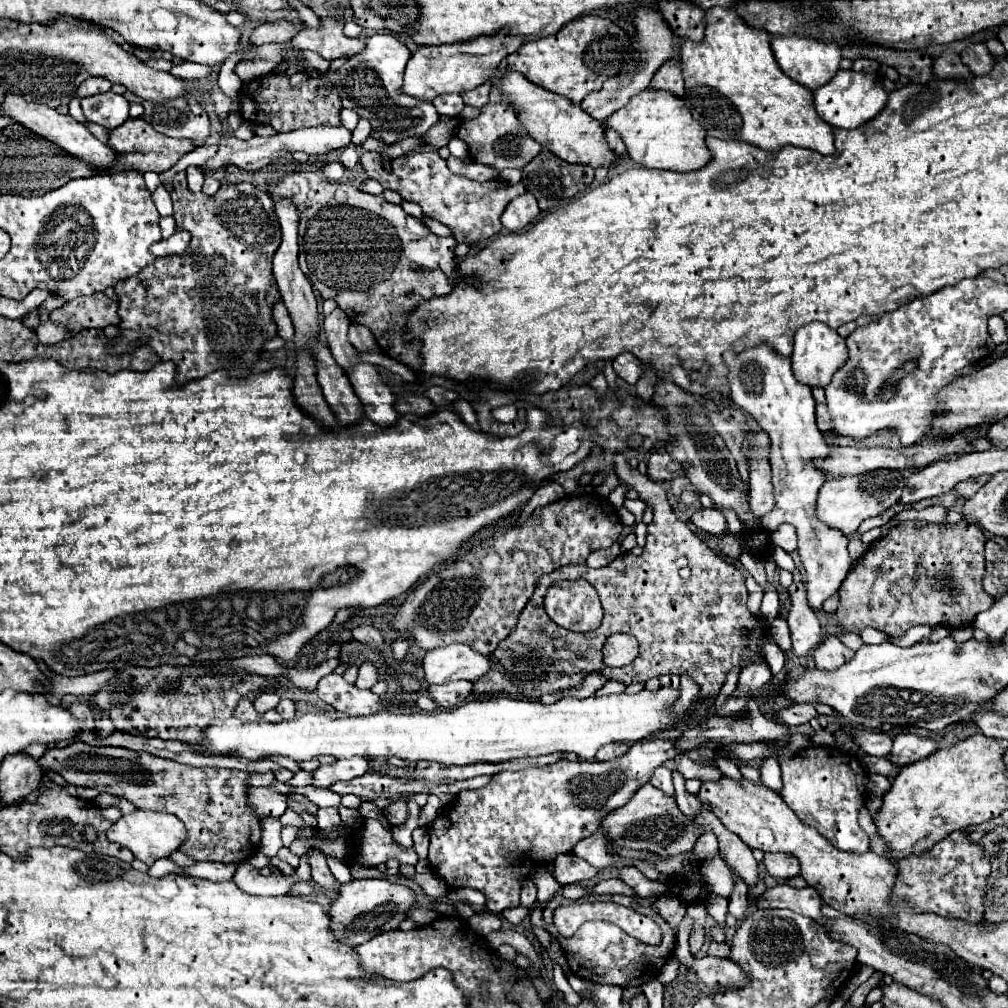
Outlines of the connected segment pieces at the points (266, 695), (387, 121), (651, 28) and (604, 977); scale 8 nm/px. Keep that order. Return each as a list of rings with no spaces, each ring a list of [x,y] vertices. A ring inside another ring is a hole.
[[[262,692],[262,694],[256,698],[254,708],[264,714],[264,712],[268,712],[268,710],[274,710],[280,700],[282,700],[282,698],[280,698],[278,692]]]
[[[374,34],[368,38],[364,52],[352,56],[340,68],[340,82],[336,86],[342,106],[360,114],[360,118],[370,120],[372,128],[380,130],[386,144],[394,144],[402,138],[428,132],[440,122],[438,112],[432,102],[422,102],[402,94],[402,76],[406,62],[410,60],[410,50],[390,34]],[[370,70],[370,74],[368,74]]]
[[[642,6],[642,8],[636,8],[632,12],[632,26],[636,30],[634,36],[636,36],[638,44],[634,44],[634,52],[638,56],[634,56],[630,62],[626,62],[622,66],[622,70],[614,78],[608,78],[604,82],[602,90],[598,90],[594,94],[588,94],[582,100],[584,112],[588,112],[598,122],[604,122],[606,118],[610,118],[610,114],[620,110],[620,106],[626,106],[626,102],[630,102],[632,96],[636,96],[640,90],[646,90],[650,80],[652,80],[652,76],[658,72],[658,68],[678,52],[678,46],[674,42],[674,32],[666,24],[664,16],[660,12],[656,12],[656,10],[652,10],[650,6]]]
[[[556,894],[544,908],[542,912],[542,918],[546,922],[546,930],[558,938],[564,954],[566,954],[566,960],[568,960],[568,966],[570,970],[580,976],[580,978],[586,978],[590,982],[598,982],[598,984],[614,984],[614,986],[620,986],[620,988],[638,988],[642,984],[646,984],[648,980],[654,980],[658,978],[662,966],[670,960],[670,956],[674,954],[674,948],[676,948],[676,930],[661,918],[653,909],[652,904],[658,900],[658,896],[648,896],[647,898],[641,898],[636,896],[626,896],[622,894],[615,895],[598,895],[591,897],[601,902],[615,902],[617,904],[631,907],[635,911],[652,918],[657,924],[660,924],[662,928],[662,934],[664,934],[664,940],[660,946],[648,946],[636,938],[632,938],[630,934],[626,934],[622,928],[618,928],[616,924],[610,924],[610,922],[602,922],[602,920],[594,920],[594,922],[584,922],[574,936],[570,938],[564,938],[556,932],[556,926],[552,922],[552,914],[558,906],[564,906],[568,904],[566,898],[562,898],[560,894]]]

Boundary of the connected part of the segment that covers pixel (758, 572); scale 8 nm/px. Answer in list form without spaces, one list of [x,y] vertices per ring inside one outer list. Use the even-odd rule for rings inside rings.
[[[744,553],[741,554],[739,561],[742,566],[752,574],[752,578],[764,588],[764,586],[766,586],[766,572],[762,560],[751,554]]]

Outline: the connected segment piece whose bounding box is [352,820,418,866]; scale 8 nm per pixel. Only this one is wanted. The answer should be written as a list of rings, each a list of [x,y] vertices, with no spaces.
[[[364,820],[364,826],[358,830],[358,834],[362,836],[362,842],[352,858],[364,866],[378,866],[390,858],[398,858],[402,864],[412,866],[418,862],[416,852],[412,848],[402,848],[396,844],[392,834],[378,820]]]

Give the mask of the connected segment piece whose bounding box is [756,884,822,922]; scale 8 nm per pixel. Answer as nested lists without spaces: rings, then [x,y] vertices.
[[[780,884],[768,888],[758,900],[758,908],[788,908],[792,912],[810,916],[816,922],[822,922],[822,900],[814,888],[792,888],[788,884]]]

